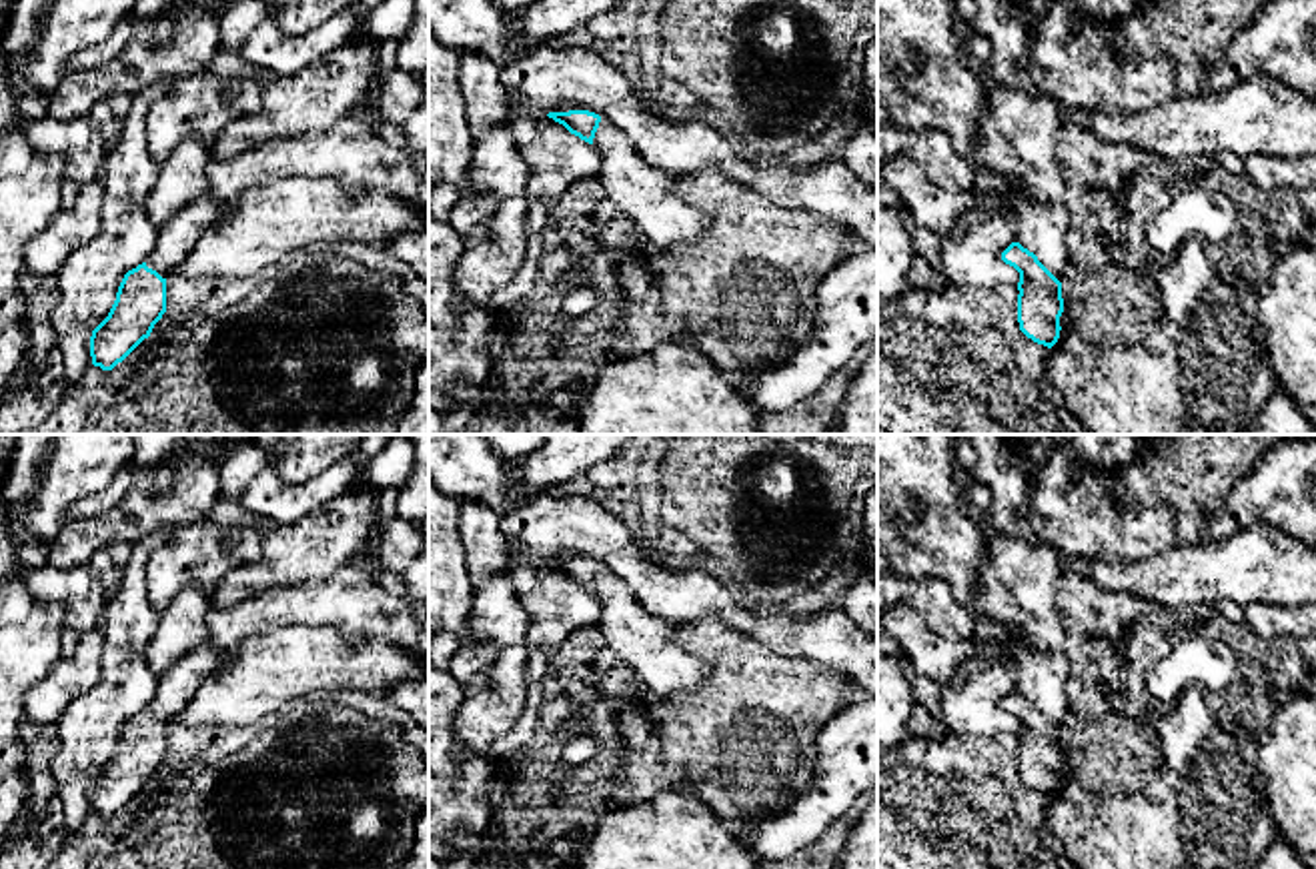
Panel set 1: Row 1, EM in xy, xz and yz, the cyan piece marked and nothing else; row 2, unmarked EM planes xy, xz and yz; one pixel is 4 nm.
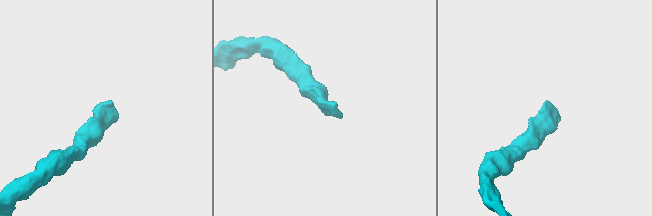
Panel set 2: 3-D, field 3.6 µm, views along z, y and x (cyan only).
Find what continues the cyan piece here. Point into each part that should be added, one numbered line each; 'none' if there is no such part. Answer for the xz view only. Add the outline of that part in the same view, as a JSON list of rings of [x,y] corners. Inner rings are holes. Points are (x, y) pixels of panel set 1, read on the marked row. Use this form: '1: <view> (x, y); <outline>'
1: xz (645, 195); [[[601,118],[593,146],[601,154],[601,170],[597,178],[605,192],[657,248],[691,244],[705,232],[709,216],[673,192],[677,176],[645,162],[633,148],[631,140],[613,122]]]

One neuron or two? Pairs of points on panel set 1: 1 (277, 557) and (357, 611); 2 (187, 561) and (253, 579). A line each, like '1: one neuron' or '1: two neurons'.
1: two neurons
2: two neurons

